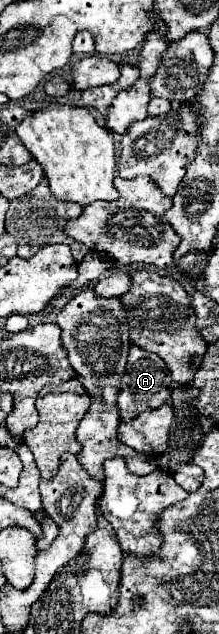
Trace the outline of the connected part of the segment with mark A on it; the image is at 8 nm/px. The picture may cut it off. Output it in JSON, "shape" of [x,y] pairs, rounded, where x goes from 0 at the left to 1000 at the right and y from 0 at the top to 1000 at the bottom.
{"shape":[[[598,544],[589,550],[589,566],[580,566],[580,582],[562,588],[562,607],[543,617],[543,655],[562,664],[589,664],[598,658],[616,658],[626,651],[680,645],[680,642],[726,642],[744,636],[763,636],[763,629],[781,629],[781,617],[799,614],[799,601],[781,598],[781,588],[763,585],[763,576],[744,573],[744,566],[726,566],[726,560],[680,557],[644,547]]]}

